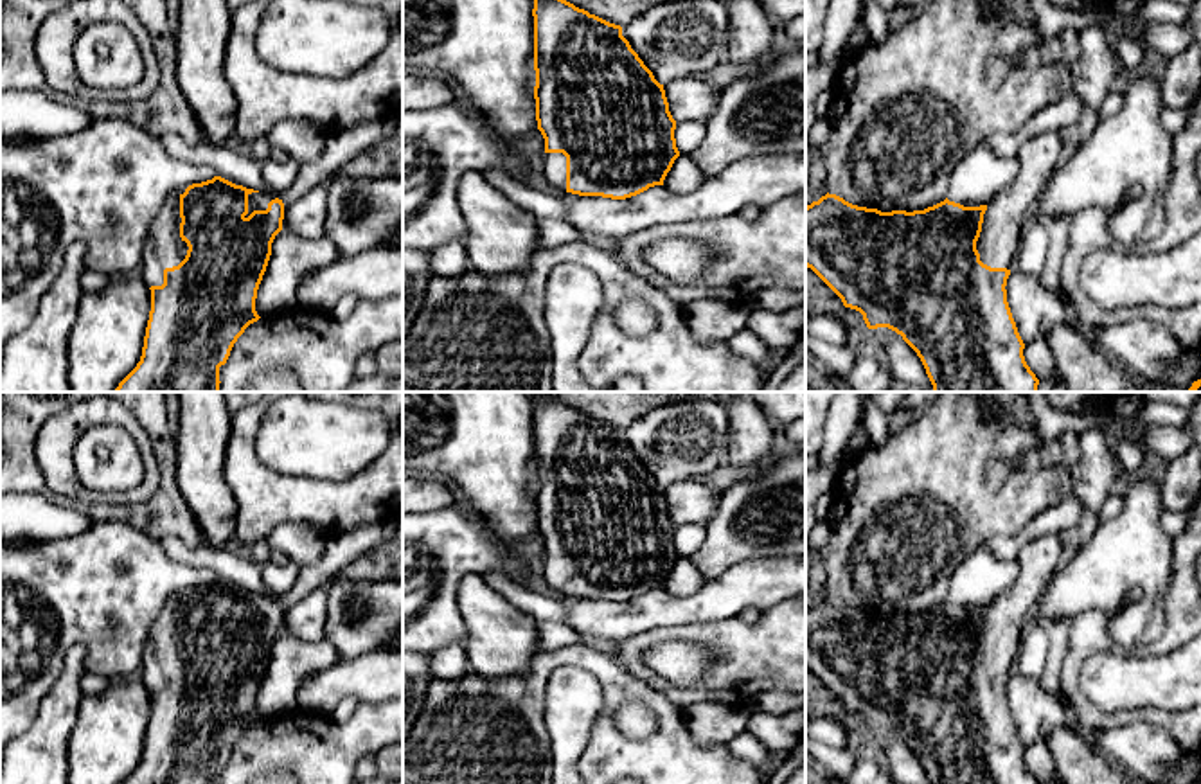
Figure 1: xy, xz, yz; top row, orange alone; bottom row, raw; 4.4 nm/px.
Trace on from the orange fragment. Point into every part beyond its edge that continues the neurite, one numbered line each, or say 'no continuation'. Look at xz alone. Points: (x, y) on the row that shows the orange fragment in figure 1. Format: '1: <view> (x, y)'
1: xz (554, 164)

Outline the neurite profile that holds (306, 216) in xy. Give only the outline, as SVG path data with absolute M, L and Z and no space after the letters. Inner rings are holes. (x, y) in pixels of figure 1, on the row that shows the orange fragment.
M320 183L284 209L282 228L304 239L320 239L324 236L325 218L327 183Z

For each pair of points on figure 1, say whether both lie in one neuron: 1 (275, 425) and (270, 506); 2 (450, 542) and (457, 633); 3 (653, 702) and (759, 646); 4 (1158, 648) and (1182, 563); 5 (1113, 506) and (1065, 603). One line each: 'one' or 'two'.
1: two
2: one
3: two
4: one
5: two

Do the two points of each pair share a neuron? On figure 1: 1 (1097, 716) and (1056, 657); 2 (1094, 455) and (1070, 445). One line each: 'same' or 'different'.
1: different
2: different

